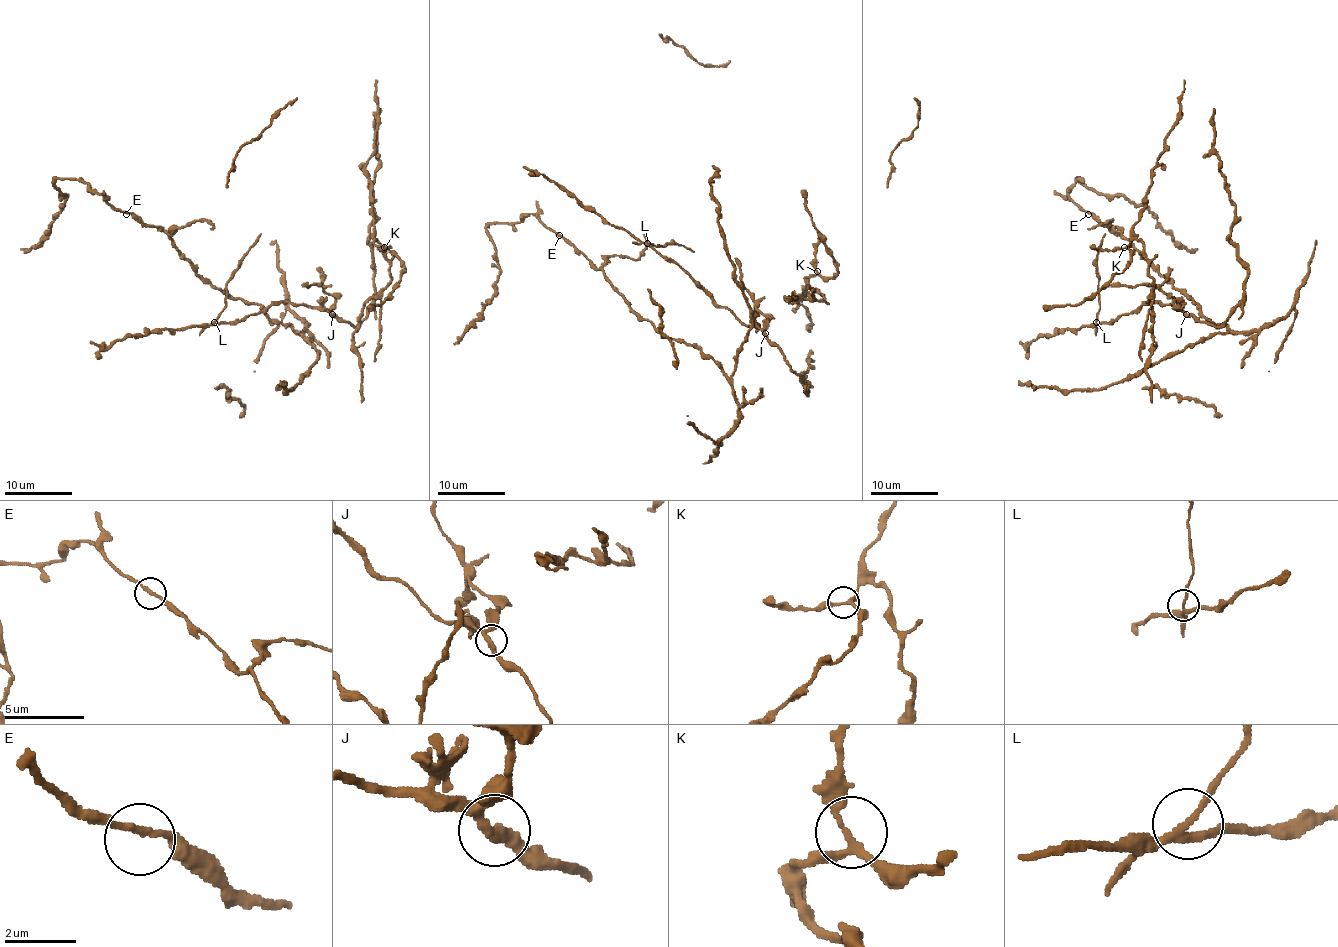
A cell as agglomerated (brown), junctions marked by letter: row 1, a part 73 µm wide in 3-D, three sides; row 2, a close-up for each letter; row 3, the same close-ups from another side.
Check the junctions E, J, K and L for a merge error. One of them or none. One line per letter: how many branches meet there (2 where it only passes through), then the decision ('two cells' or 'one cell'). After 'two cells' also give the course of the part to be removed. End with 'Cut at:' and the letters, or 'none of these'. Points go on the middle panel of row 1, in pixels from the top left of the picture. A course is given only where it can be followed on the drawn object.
E: branches 2; one cell
J: branches 3; one cell
K: branches 3; one cell
L: branches 3; two cells; course (648, 242), (658, 247), (680, 244), (693, 252)
Cut at: L

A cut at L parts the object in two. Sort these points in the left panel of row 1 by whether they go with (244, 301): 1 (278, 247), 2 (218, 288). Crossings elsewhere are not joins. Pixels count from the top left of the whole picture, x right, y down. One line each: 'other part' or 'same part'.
1: same part
2: same part

